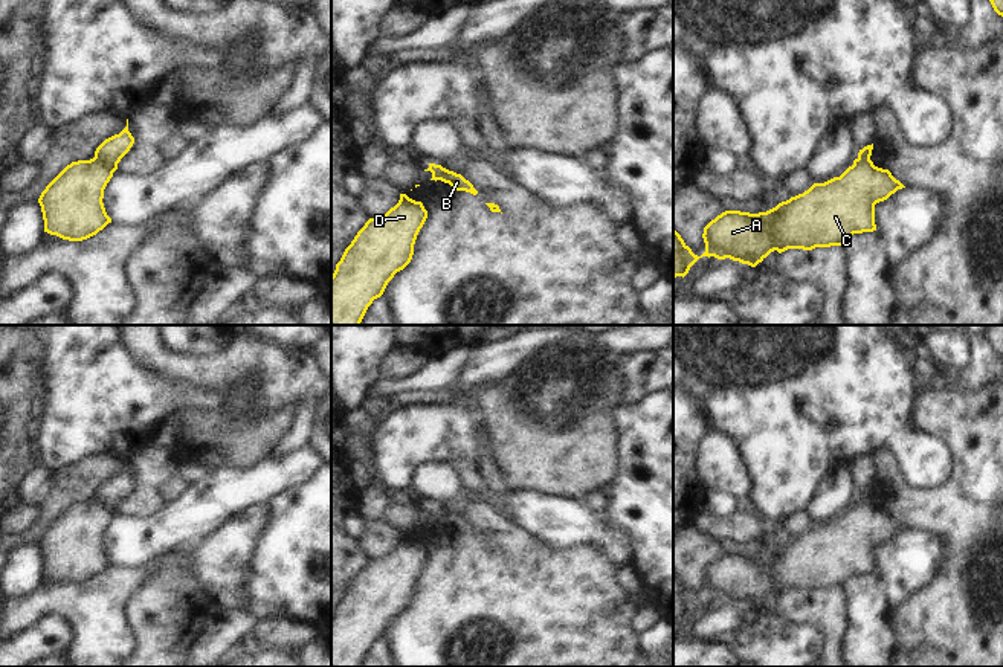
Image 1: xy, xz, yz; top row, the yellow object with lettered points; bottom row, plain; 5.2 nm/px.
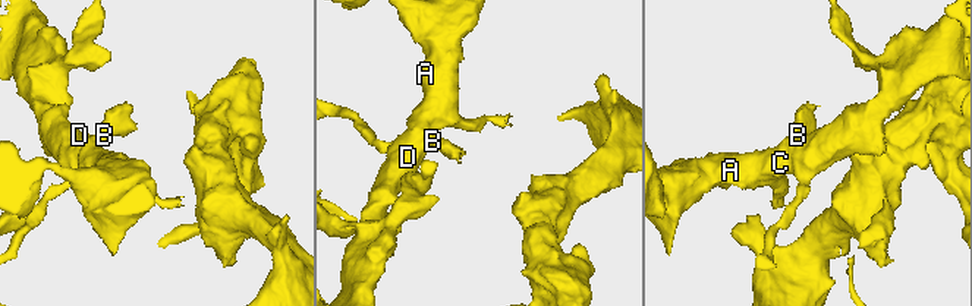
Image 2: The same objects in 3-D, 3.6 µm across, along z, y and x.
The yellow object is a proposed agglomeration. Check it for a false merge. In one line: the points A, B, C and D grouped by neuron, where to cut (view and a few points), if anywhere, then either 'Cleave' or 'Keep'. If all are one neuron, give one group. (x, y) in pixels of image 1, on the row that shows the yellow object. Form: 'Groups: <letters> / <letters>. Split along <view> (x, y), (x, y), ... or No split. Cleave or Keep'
Groups: A C D / B. Split along xy (95, 156), (113, 171). Cleave

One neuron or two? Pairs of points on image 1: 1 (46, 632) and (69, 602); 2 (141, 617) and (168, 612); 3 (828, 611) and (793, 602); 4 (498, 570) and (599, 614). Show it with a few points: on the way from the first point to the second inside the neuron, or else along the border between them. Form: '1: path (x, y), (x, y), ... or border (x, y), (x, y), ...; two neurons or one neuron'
1: border (25, 629), (57, 615), (74, 643); two neurons
2: path (147, 612), (162, 612); one neuron
3: path (819, 608), (802, 608); one neuron
4: path (522, 594), (542, 614), (574, 614); one neuron

